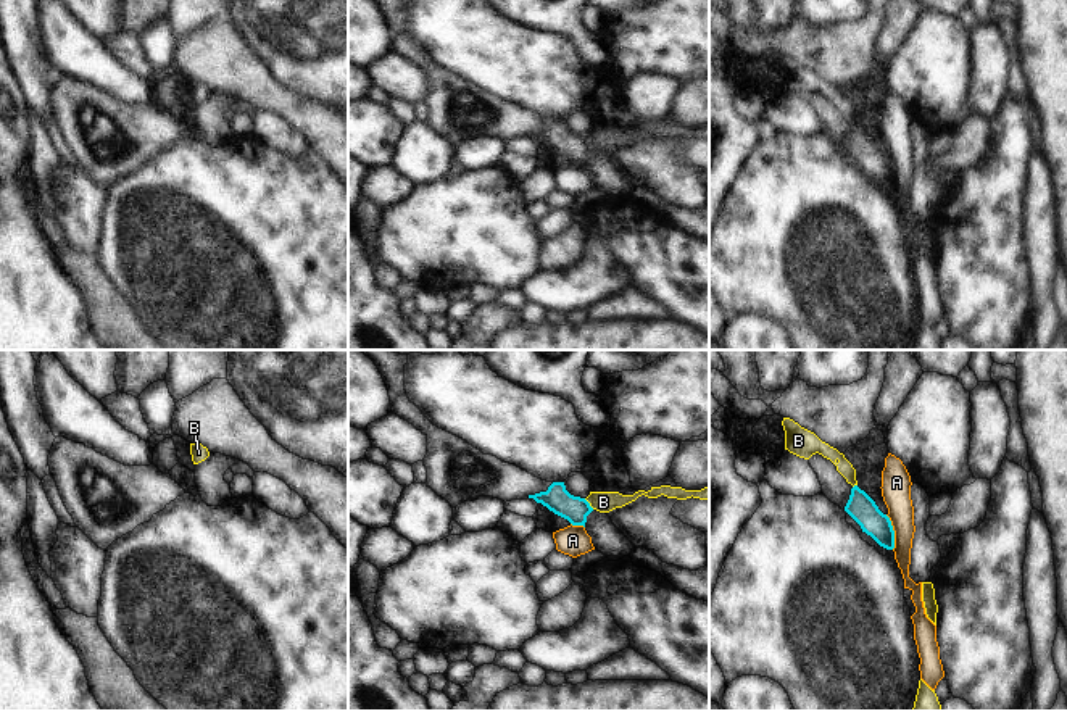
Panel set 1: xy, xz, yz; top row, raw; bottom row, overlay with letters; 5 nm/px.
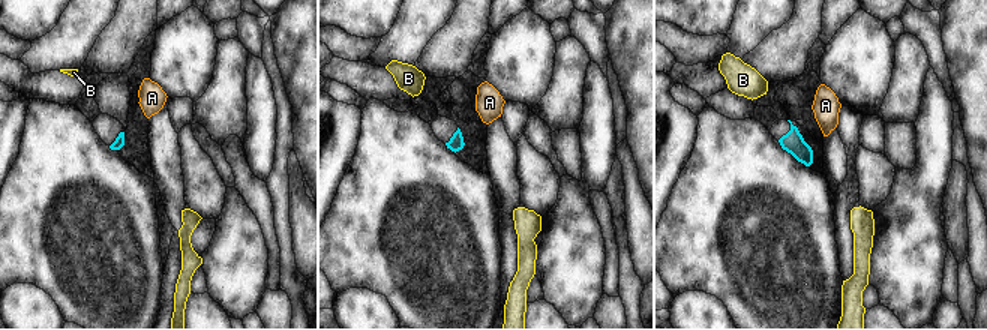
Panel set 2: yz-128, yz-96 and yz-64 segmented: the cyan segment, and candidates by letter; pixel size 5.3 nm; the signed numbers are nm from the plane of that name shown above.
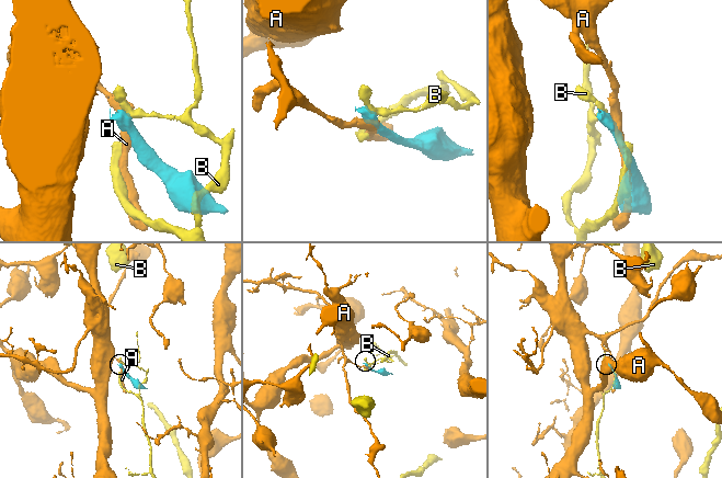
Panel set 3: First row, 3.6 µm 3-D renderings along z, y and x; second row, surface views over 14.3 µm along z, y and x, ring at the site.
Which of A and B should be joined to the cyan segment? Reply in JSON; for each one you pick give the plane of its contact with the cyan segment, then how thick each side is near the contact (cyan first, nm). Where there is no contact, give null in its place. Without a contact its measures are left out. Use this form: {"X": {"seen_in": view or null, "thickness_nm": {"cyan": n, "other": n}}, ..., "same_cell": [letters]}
{"same_cell": []}

